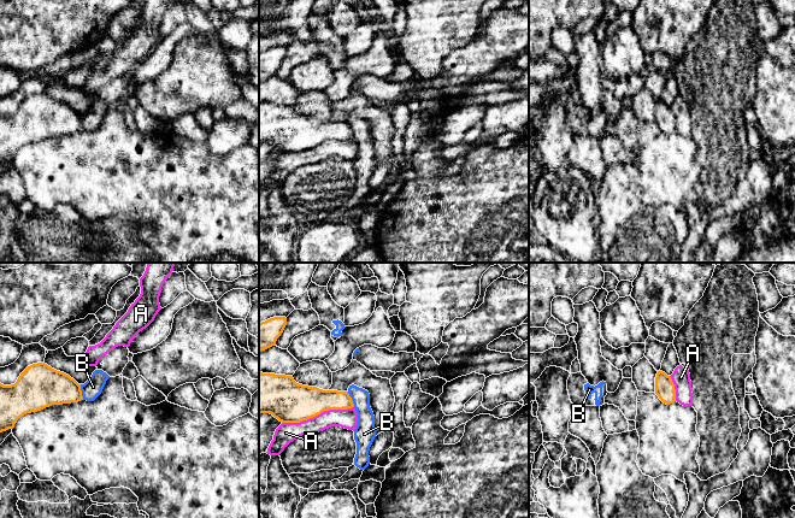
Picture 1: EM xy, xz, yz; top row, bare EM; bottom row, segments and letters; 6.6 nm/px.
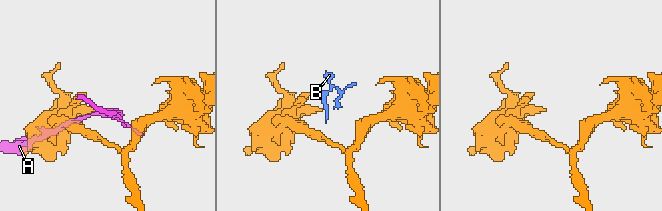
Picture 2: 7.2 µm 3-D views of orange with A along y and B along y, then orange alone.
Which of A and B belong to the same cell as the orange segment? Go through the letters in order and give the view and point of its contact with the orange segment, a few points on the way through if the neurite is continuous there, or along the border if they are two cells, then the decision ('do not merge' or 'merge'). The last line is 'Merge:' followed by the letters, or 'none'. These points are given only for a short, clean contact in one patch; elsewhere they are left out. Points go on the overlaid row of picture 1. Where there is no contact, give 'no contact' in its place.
A: contact xz (317, 415); do not merge
B: contact xz (351, 399); border xz (347, 392), (354, 406); do not merge
Merge: none

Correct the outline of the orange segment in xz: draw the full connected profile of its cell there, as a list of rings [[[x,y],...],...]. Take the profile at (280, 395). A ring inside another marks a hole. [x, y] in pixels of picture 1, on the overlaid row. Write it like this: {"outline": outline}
{"outline": [[[259,372],[259,414],[270,413],[282,423],[300,423],[329,410],[354,407],[348,392],[323,390],[299,384],[293,376]]]}

